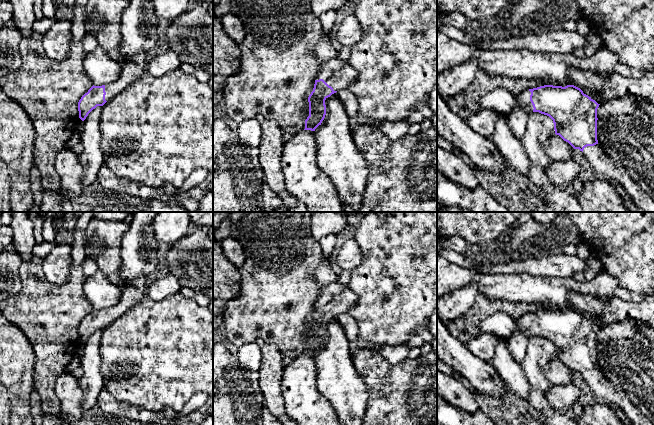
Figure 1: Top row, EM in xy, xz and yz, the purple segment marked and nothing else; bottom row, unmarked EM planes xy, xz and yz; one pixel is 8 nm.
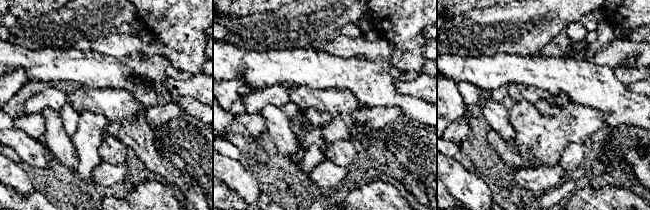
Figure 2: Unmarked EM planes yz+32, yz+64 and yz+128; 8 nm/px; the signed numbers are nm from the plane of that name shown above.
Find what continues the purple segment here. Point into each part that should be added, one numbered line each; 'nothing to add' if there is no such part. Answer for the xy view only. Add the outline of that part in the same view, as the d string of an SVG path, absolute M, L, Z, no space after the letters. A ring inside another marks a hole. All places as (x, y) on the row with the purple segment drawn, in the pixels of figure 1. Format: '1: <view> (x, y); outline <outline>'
1: xy (131, 70); outline M139 53L120 64L121 73L119 78L115 82L105 85L106 101L116 97L124 89L131 86L146 71L145 57L146 54Z

